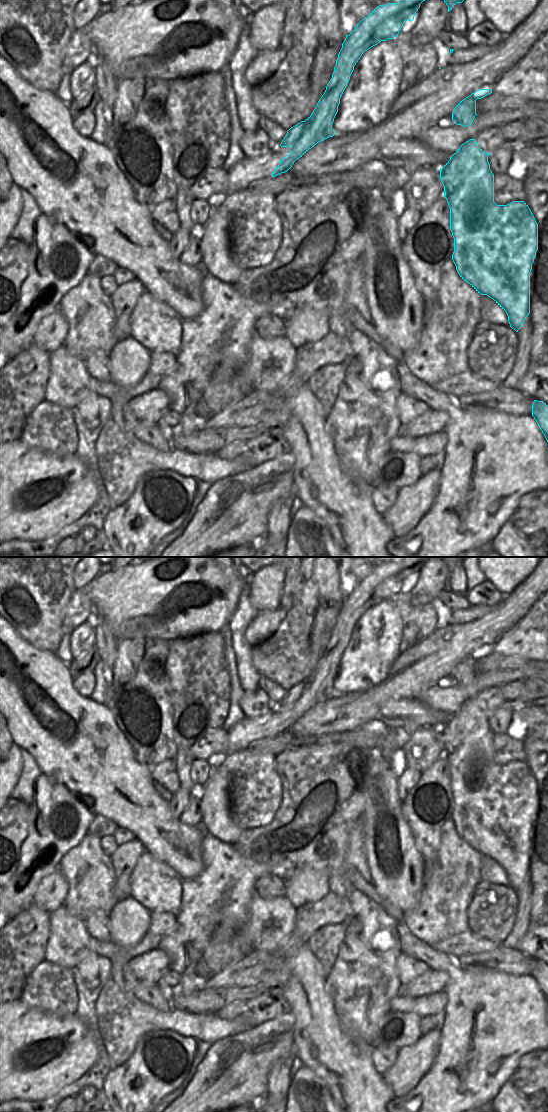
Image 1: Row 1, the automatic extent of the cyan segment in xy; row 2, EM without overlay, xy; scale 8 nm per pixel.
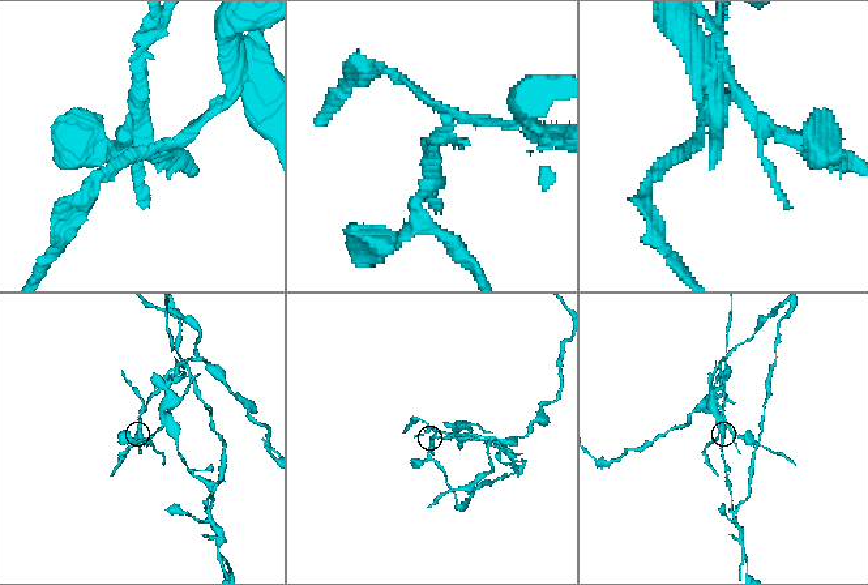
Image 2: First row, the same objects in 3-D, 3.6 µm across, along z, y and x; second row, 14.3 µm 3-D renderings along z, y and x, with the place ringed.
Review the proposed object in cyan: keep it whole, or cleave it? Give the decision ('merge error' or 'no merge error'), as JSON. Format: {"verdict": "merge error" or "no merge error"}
{"verdict": "merge error"}

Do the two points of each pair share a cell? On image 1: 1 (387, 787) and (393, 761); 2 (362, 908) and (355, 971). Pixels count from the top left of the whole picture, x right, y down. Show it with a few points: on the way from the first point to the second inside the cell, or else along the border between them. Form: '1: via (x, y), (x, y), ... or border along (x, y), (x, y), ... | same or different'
1: border along (377, 750), (381, 758), (397, 777) | different
2: via (363, 924), (362, 955) | same

